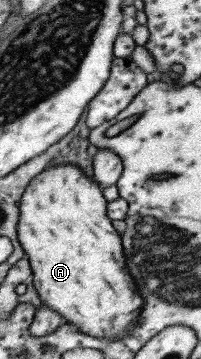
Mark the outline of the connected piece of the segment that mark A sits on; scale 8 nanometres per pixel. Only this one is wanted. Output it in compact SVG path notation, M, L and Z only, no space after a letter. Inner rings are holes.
M74 164L50 166L32 178L22 191L18 201L17 238L28 259L39 300L63 316L66 323L74 325L78 332L109 342L129 335L127 332L135 325L142 302L126 272L122 241L105 213L106 203L99 184L92 177L84 176Z

